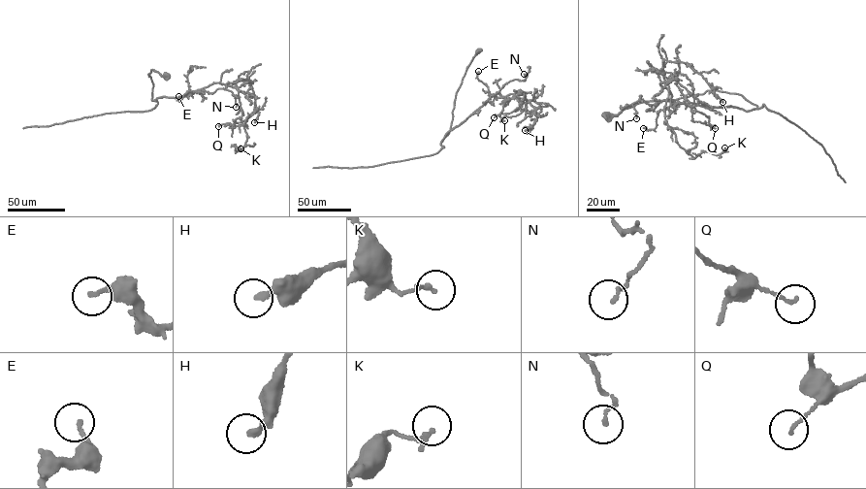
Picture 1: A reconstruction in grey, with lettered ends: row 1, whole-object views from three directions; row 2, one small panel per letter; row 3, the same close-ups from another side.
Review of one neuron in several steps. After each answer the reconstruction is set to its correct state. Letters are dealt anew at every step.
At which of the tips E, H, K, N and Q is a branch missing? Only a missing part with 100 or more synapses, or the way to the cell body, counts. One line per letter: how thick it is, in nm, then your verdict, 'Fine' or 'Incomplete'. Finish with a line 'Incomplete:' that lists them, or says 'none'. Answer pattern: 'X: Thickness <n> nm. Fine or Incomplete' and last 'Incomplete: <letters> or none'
E: Thickness 160 nm. Fine
H: Thickness 200 nm. Fine
K: Thickness 160 nm. Fine
N: Thickness 130 nm. Fine
Q: Thickness 120 nm. Fine
Incomplete: none

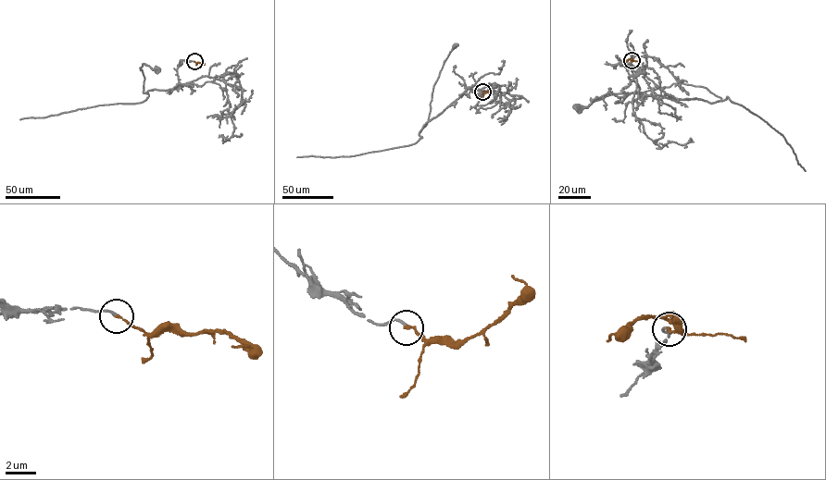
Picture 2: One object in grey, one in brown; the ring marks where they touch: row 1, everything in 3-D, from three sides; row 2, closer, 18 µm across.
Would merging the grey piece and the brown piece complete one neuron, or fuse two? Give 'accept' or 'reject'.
accept

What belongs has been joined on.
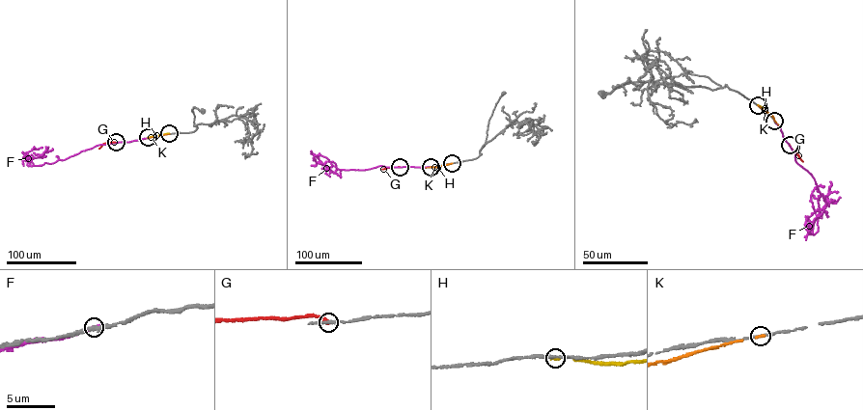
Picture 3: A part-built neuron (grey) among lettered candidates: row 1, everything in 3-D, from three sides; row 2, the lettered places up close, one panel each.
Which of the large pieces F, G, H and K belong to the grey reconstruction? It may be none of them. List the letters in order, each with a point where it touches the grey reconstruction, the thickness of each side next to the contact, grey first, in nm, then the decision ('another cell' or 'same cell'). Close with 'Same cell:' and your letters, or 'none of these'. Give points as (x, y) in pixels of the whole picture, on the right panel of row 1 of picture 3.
F: meets grey at (774, 121); 240 nm thick on the grey side, 320 nm on the other; another cell
G: meets grey at (790, 145); 240 nm thick on the grey side, 280 nm on the other; another cell
H: meets grey at (774, 121); 240 nm thick on the grey side, 200 nm on the other; another cell
K: meets grey at (758, 105); 200 nm thick on the grey side, 240 nm on the other; another cell
Same cell: none of these

